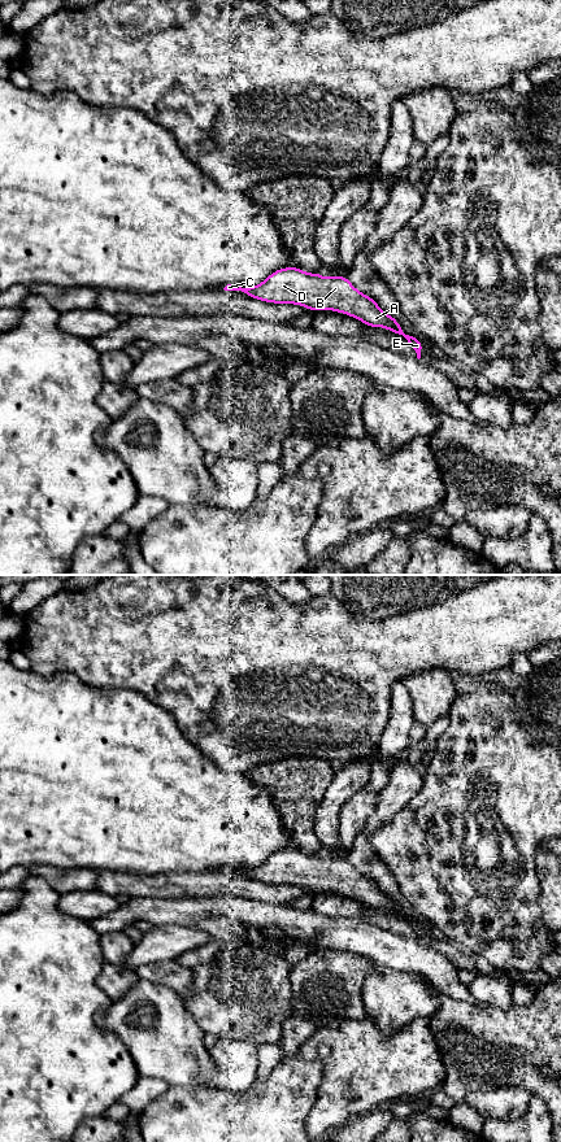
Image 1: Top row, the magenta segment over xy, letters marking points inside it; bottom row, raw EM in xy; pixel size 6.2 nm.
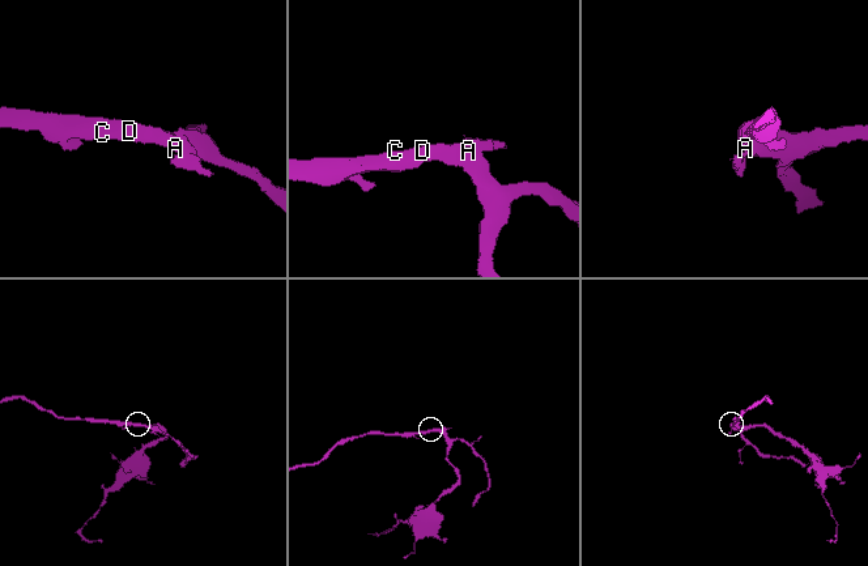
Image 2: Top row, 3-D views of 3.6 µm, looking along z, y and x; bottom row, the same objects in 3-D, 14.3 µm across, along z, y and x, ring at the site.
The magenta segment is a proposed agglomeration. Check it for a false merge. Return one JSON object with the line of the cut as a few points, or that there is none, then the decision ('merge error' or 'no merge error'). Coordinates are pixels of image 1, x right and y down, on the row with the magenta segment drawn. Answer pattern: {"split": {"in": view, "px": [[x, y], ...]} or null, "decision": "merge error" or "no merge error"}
{"split": {"in": "xy", "px": [[400, 326], [388, 328]]}, "decision": "merge error"}

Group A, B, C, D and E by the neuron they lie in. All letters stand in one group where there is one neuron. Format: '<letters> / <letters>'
A B C D / E

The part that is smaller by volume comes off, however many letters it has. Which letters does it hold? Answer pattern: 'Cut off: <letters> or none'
Cut off: E

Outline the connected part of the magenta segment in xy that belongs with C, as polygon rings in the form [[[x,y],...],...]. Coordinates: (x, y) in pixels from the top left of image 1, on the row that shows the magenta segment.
[[[299,267],[274,271],[251,288],[227,284],[225,291],[238,291],[249,297],[274,302],[301,305],[309,310],[334,310],[357,318],[369,327],[399,328],[397,321],[382,311],[368,295],[356,289],[345,276],[321,276]]]

